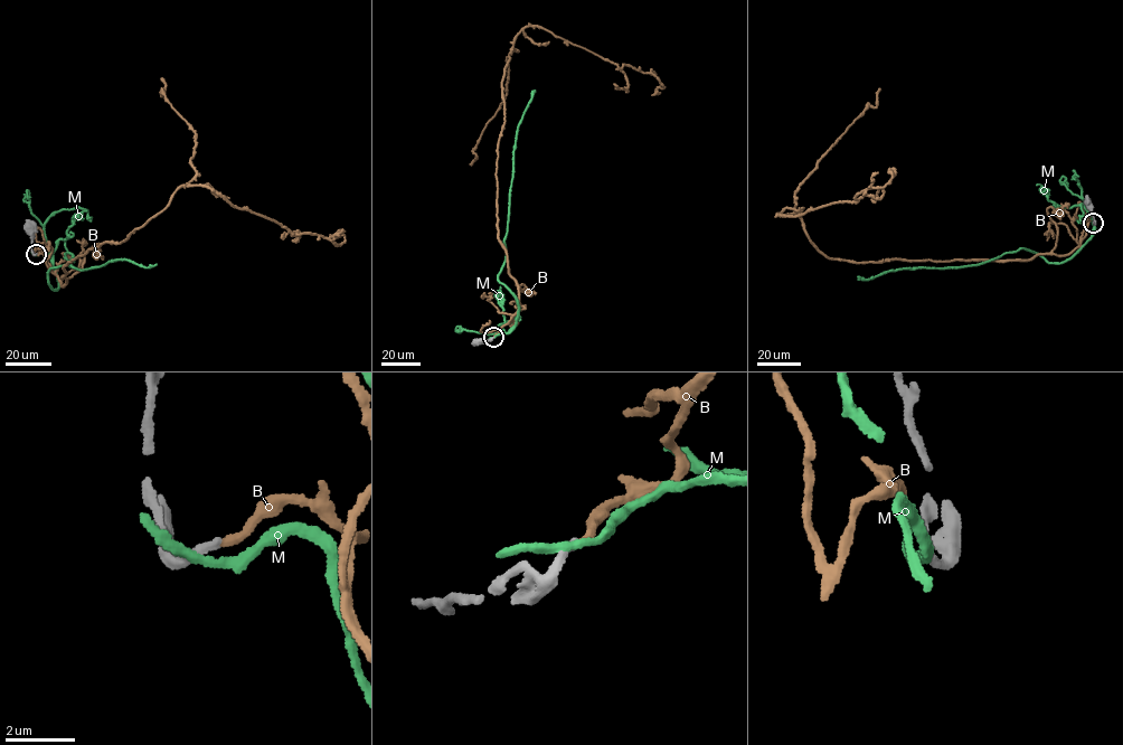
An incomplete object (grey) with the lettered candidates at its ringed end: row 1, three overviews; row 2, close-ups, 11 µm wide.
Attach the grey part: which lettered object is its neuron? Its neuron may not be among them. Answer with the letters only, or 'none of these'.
B

